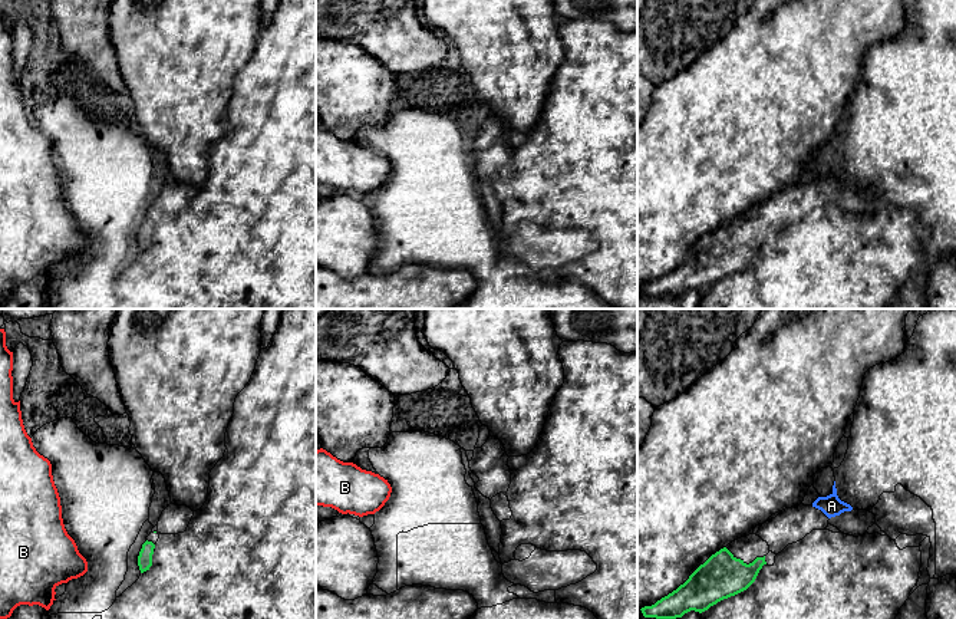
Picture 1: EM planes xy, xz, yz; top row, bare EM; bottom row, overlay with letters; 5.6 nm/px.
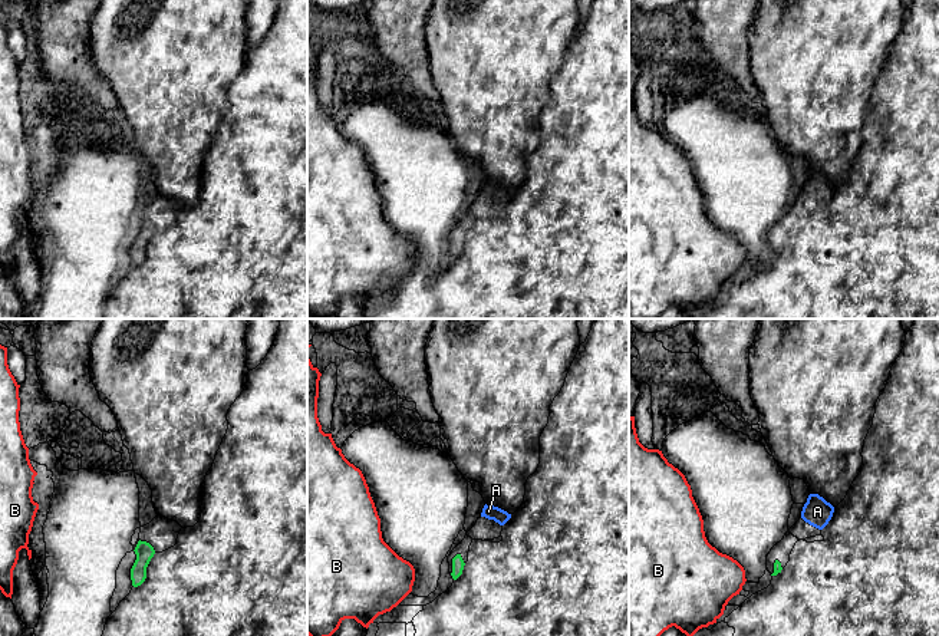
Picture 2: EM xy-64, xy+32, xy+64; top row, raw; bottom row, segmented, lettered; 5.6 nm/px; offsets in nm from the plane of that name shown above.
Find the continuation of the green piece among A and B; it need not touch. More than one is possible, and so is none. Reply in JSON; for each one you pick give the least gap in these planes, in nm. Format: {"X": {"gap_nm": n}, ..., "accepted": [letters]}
{"A": {"gap_nm": 400}, "accepted": ["A"]}

